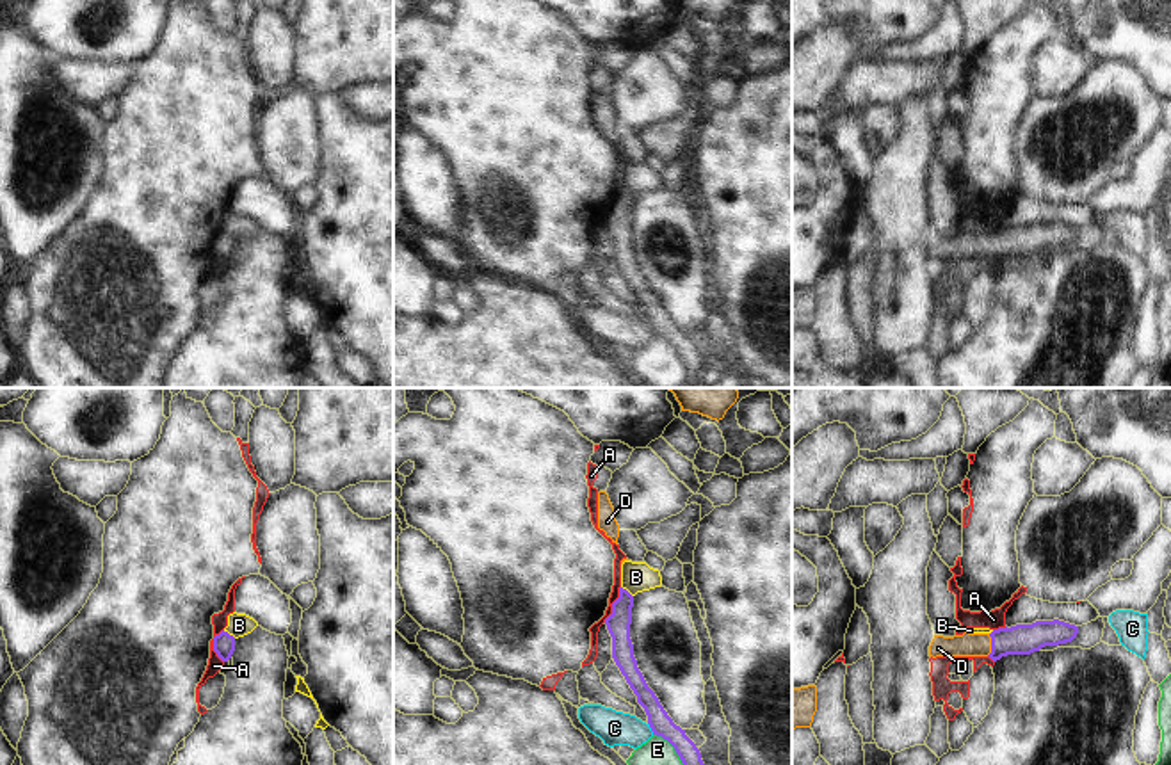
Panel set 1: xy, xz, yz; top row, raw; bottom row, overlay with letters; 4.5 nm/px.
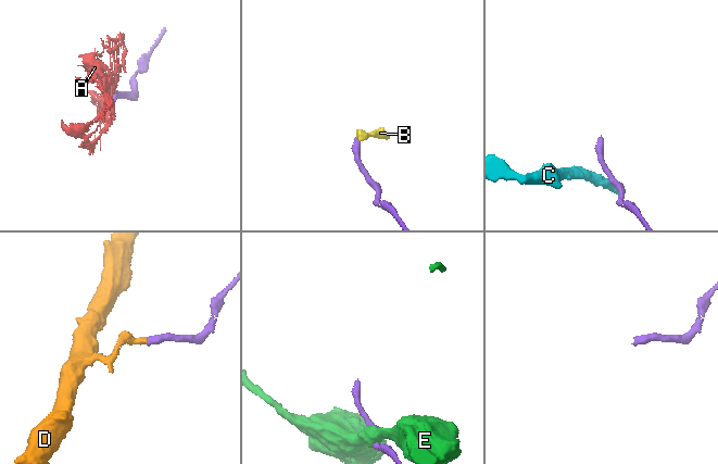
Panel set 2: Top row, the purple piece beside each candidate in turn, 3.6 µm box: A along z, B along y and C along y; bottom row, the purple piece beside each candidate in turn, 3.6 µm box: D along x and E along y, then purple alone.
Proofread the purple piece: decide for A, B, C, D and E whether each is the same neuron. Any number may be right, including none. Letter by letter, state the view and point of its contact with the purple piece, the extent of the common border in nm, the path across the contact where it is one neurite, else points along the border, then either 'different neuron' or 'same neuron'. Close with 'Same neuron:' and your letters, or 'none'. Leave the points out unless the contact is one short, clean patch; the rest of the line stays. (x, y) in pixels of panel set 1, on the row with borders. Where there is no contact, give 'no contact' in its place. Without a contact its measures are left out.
A: meets purple in xz at (613, 603); contact 180 nm long; border along xz (620, 586), (620, 596), (604, 621); different neuron
B: meets purple in xy at (228, 634); contact 70 nm long; border along xy (223, 630), (235, 637); different neuron
C: meets purple in xz at (650, 726); contact 60 nm long; border along xz (648, 723), (654, 733); different neuron
D: meets purple in yz at (992, 644); contact 110 nm long; runs through yz (1022, 639), (992, 644), (969, 644); same neuron
E: meets purple in xz at (671, 744); contact 200 nm long; border along xz (654, 733), (661, 735), (684, 764); different neuron
Same neuron: D

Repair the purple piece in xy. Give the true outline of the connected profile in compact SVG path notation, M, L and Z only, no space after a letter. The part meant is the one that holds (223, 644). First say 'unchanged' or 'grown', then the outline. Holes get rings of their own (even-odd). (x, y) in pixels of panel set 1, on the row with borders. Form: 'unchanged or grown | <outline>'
unchanged | M222 630L214 637L214 651L222 662L228 662L235 651L235 637Z

